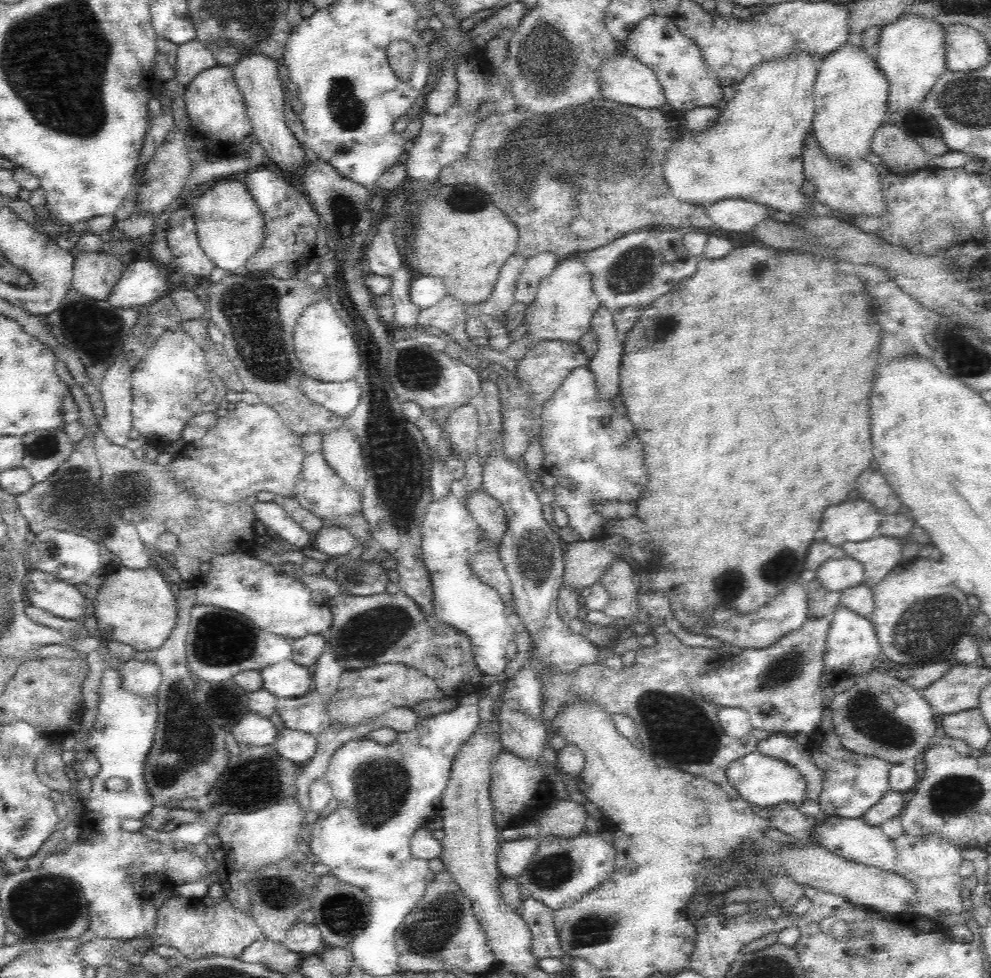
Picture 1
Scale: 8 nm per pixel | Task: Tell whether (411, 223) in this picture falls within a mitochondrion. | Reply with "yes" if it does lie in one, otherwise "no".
no

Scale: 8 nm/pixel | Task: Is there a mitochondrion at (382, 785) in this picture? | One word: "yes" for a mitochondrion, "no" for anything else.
yes

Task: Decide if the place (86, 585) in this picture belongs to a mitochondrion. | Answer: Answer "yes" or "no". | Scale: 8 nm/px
no

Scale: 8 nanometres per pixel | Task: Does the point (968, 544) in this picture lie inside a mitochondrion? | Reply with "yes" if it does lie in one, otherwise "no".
no

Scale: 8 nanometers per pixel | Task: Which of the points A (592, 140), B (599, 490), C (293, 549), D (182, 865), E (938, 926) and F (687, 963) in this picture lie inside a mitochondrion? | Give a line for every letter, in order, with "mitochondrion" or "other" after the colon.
A: mitochondrion
B: other
C: other
D: other
E: other
F: other

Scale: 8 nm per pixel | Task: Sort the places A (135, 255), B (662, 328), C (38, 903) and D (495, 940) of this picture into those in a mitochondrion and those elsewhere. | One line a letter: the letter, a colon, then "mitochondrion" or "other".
A: other
B: mitochondrion
C: mitochondrion
D: other

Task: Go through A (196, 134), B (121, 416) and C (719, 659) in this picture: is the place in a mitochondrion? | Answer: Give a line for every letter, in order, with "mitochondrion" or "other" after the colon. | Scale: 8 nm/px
A: other
B: other
C: other

